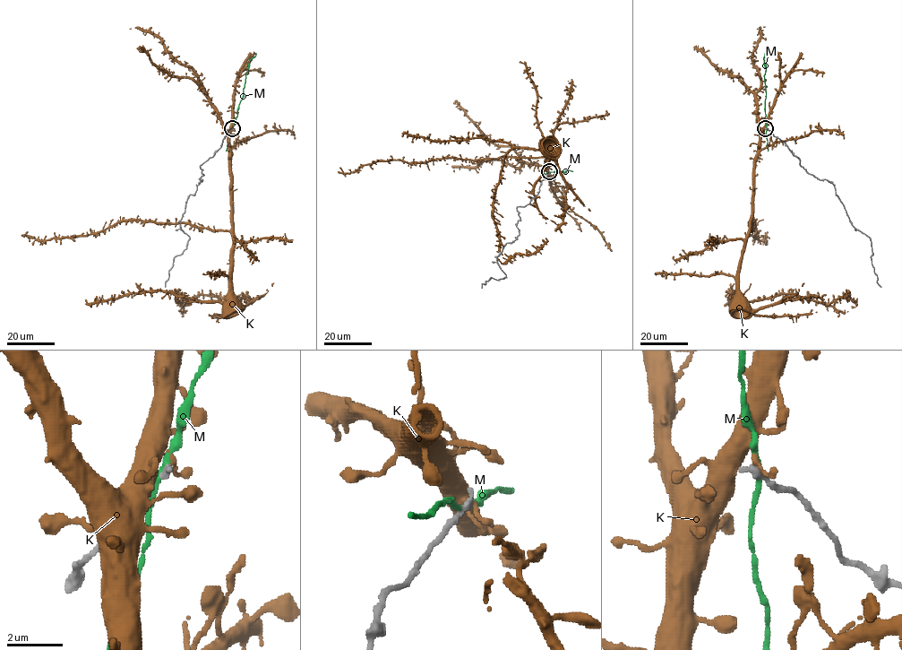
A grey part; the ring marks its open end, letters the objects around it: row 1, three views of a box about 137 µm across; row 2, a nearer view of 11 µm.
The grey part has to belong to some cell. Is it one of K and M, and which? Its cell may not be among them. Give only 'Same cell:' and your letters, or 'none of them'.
Same cell: none of them

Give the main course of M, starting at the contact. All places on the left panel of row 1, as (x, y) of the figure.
M: (232, 128), (243, 96), (249, 61), (256, 53)

